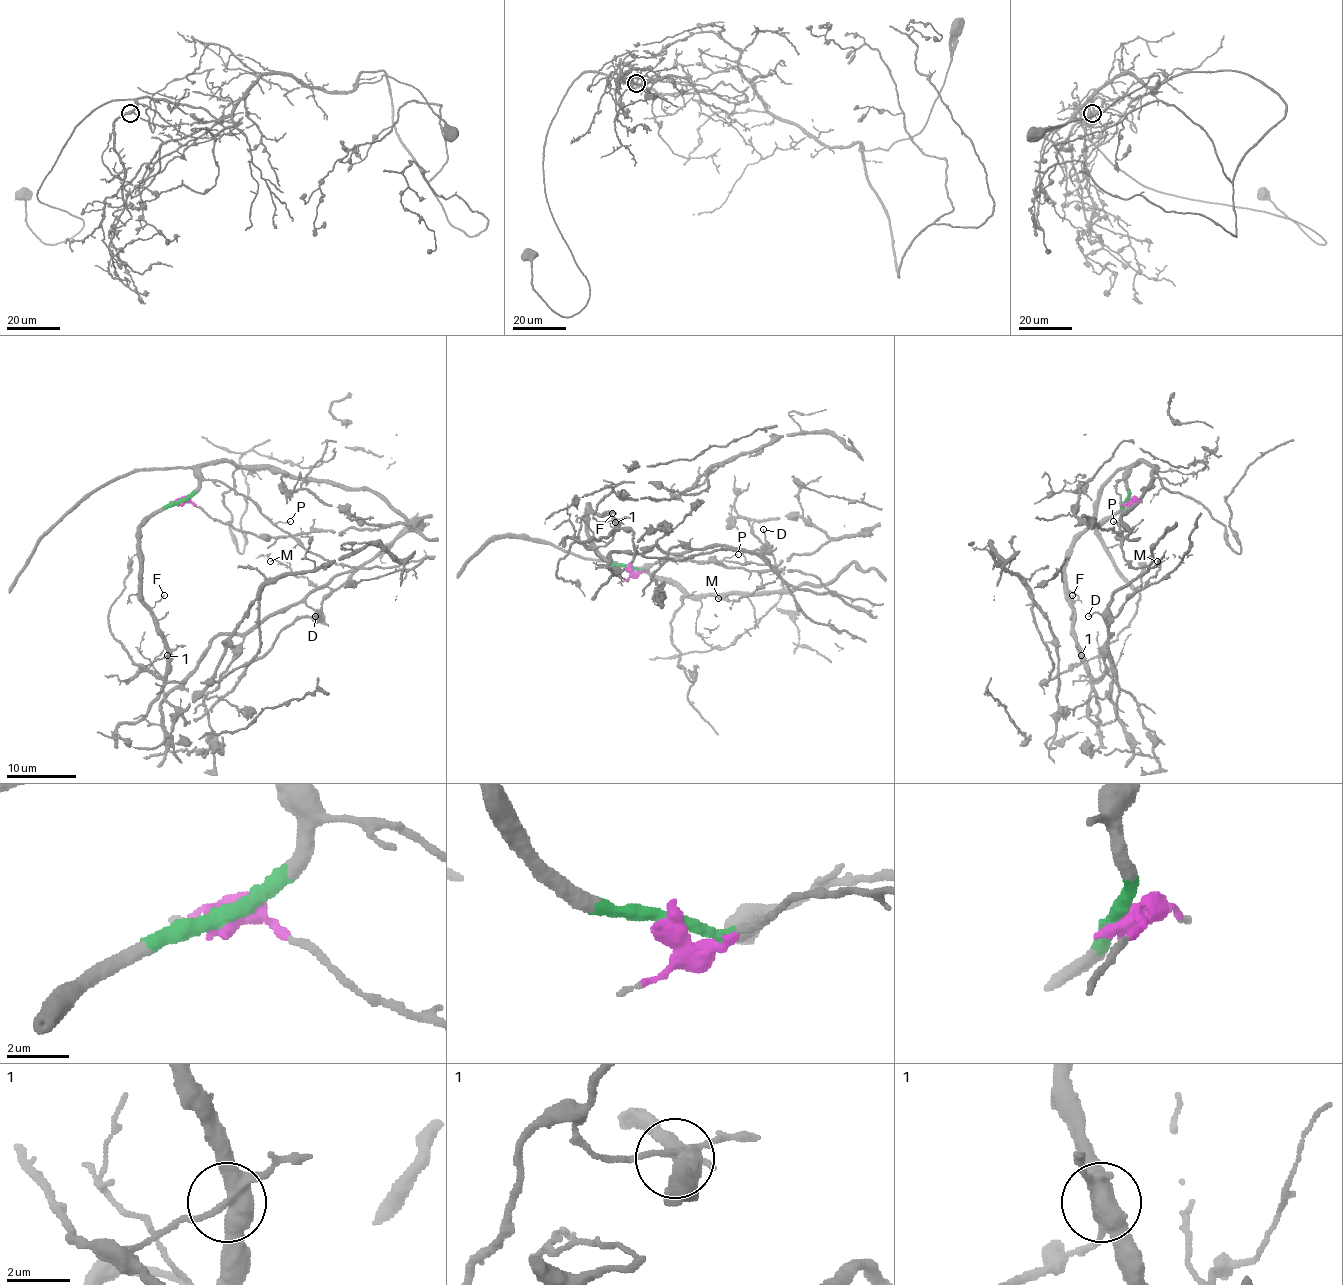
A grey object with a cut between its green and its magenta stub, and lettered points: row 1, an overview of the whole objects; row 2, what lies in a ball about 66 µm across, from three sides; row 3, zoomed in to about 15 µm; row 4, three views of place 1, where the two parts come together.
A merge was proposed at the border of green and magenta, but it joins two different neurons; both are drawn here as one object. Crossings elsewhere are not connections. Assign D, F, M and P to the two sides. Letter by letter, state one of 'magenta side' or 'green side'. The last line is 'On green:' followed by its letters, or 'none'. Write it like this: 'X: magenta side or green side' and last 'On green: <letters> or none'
D: green side
F: green side
M: green side
P: green side
On green: D, F, M, P

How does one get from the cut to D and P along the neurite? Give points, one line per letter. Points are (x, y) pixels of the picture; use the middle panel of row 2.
D: (629, 567), (597, 550), (589, 506), (637, 553), (676, 560), (757, 551), (762, 529)
P: (629, 567), (648, 569), (653, 563), (684, 556), (719, 562), (738, 555)

